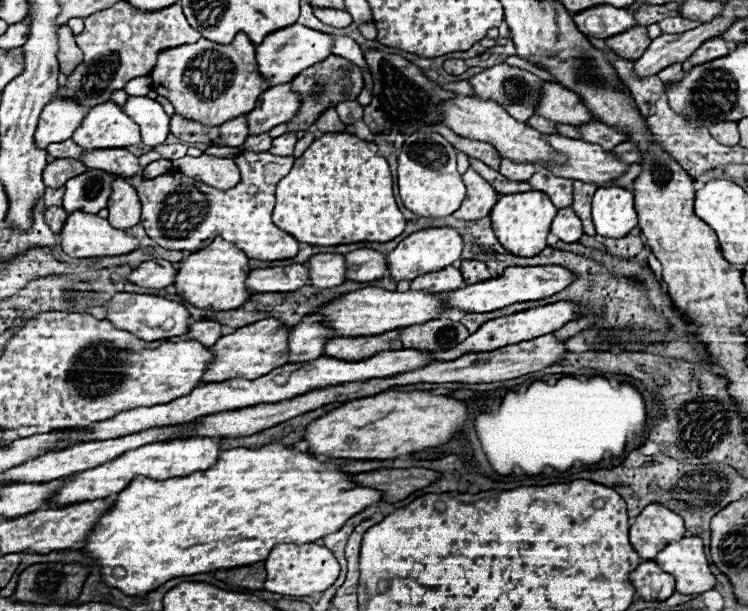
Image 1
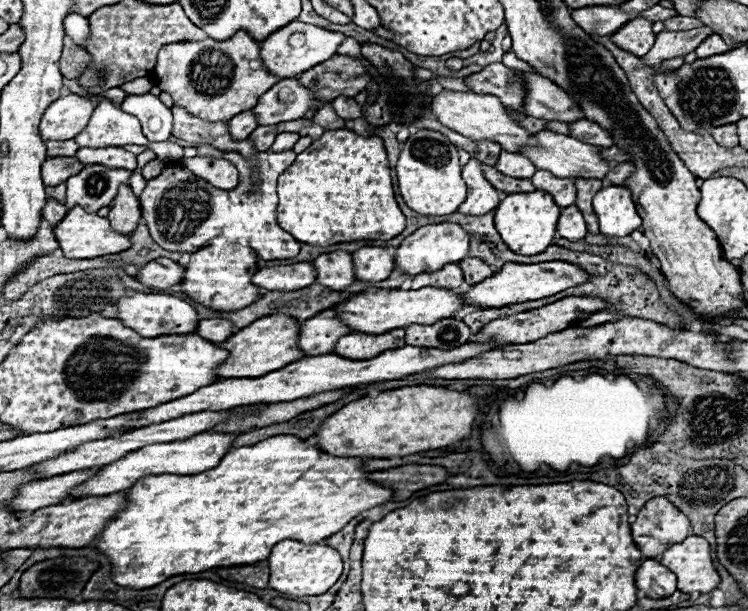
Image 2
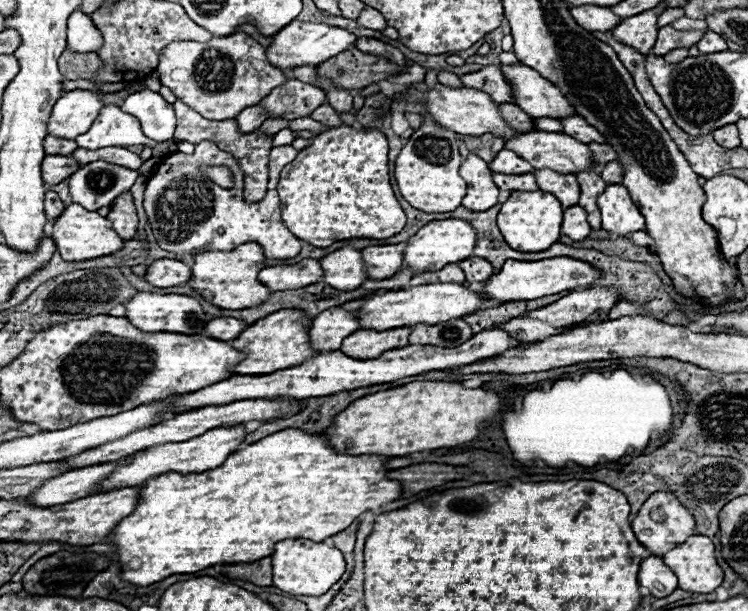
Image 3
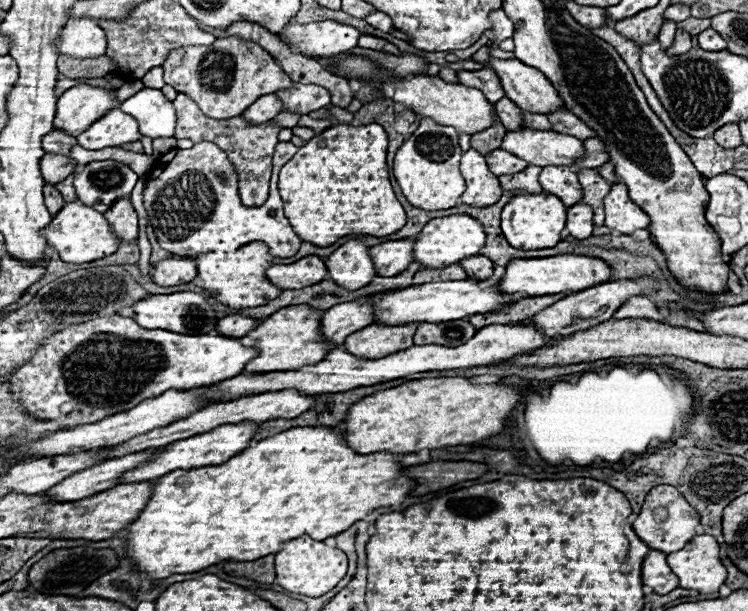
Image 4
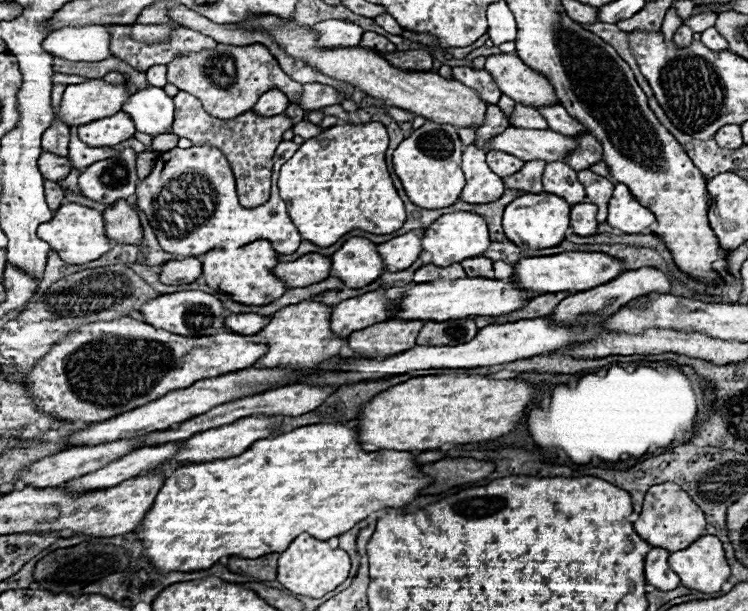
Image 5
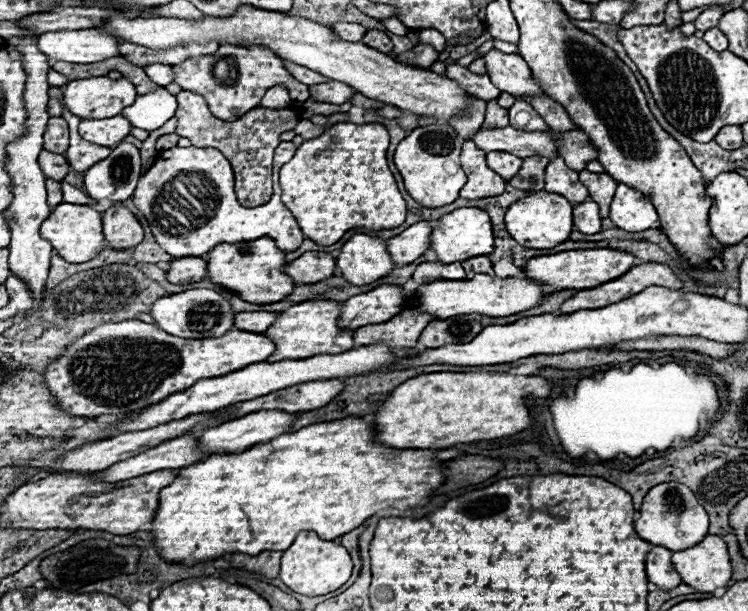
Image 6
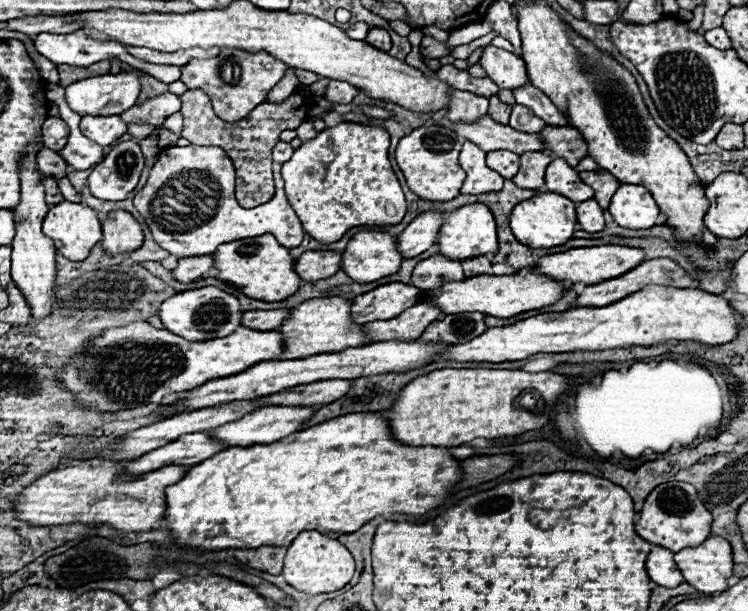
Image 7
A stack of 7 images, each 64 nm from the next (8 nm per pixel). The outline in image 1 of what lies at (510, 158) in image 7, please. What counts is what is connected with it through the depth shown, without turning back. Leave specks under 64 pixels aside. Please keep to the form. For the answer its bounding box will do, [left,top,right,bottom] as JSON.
[500,158,536,182]

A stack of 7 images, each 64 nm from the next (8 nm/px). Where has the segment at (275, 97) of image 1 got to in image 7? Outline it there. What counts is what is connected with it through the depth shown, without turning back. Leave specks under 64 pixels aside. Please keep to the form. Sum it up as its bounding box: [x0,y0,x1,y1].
[324,80,358,104]

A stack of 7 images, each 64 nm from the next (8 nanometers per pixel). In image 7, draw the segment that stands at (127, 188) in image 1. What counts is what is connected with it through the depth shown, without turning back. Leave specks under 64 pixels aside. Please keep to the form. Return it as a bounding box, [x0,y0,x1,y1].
[102,210,144,256]

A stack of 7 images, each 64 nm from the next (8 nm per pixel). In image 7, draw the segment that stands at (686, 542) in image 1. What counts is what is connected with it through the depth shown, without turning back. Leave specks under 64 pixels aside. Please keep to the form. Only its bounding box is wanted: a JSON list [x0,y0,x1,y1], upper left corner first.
[674,536,732,594]

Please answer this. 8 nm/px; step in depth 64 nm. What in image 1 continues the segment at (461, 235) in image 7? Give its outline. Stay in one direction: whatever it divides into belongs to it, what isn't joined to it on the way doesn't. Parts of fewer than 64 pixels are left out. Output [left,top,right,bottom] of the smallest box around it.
[388,226,464,282]

